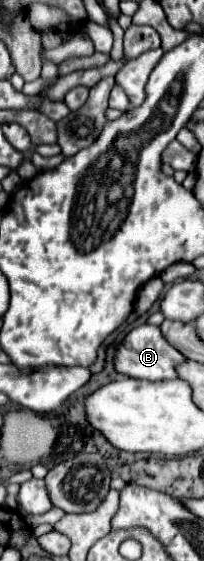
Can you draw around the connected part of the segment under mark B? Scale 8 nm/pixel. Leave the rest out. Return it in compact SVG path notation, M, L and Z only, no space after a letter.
M141 325L133 329L125 341L119 345L115 353L115 369L121 375L133 377L133 379L145 379L145 381L163 381L163 379L179 379L177 367L185 363L187 357L179 353L167 339L163 337L161 329L155 325Z

